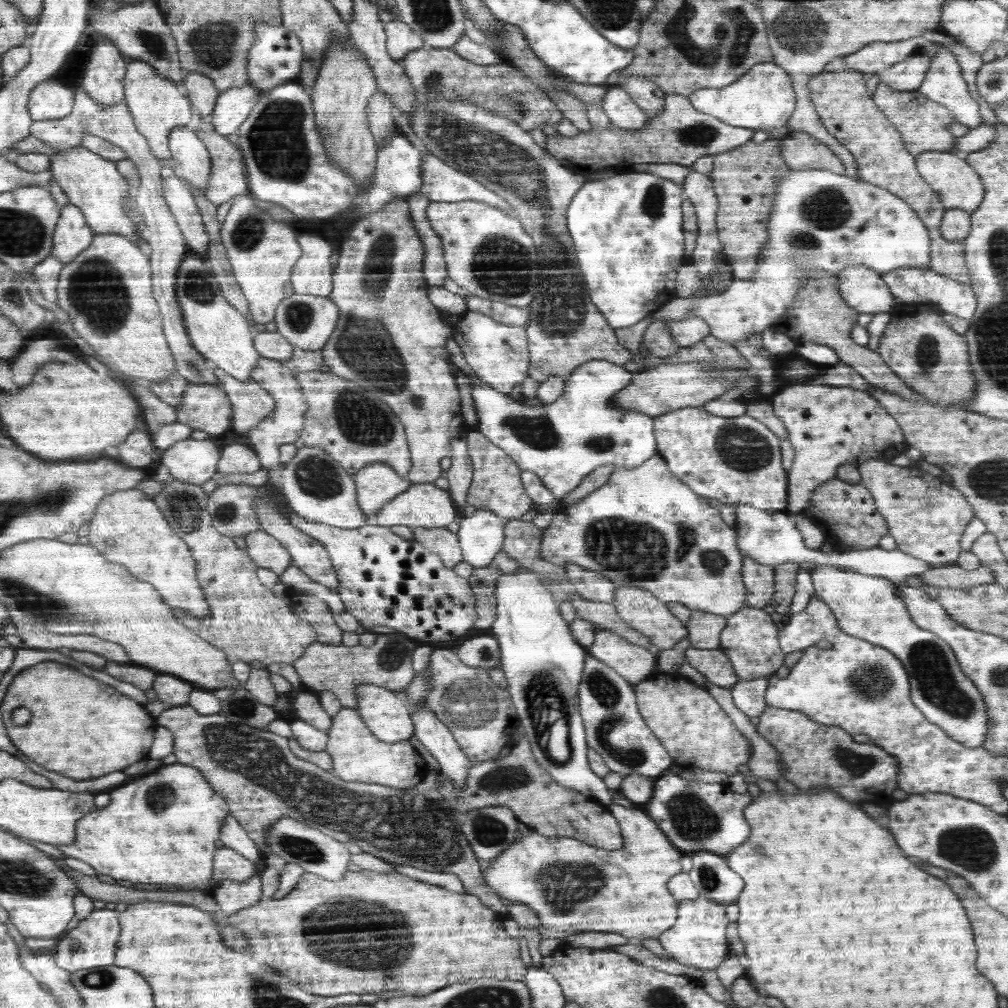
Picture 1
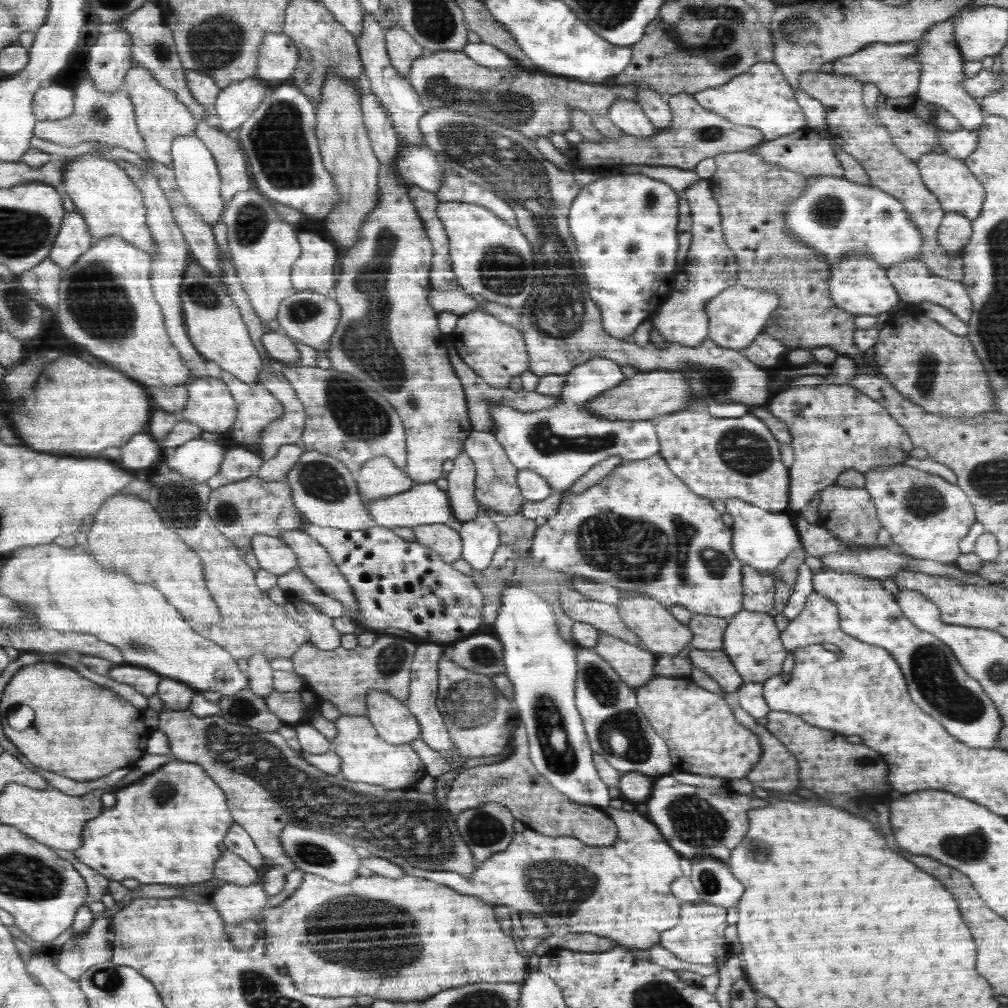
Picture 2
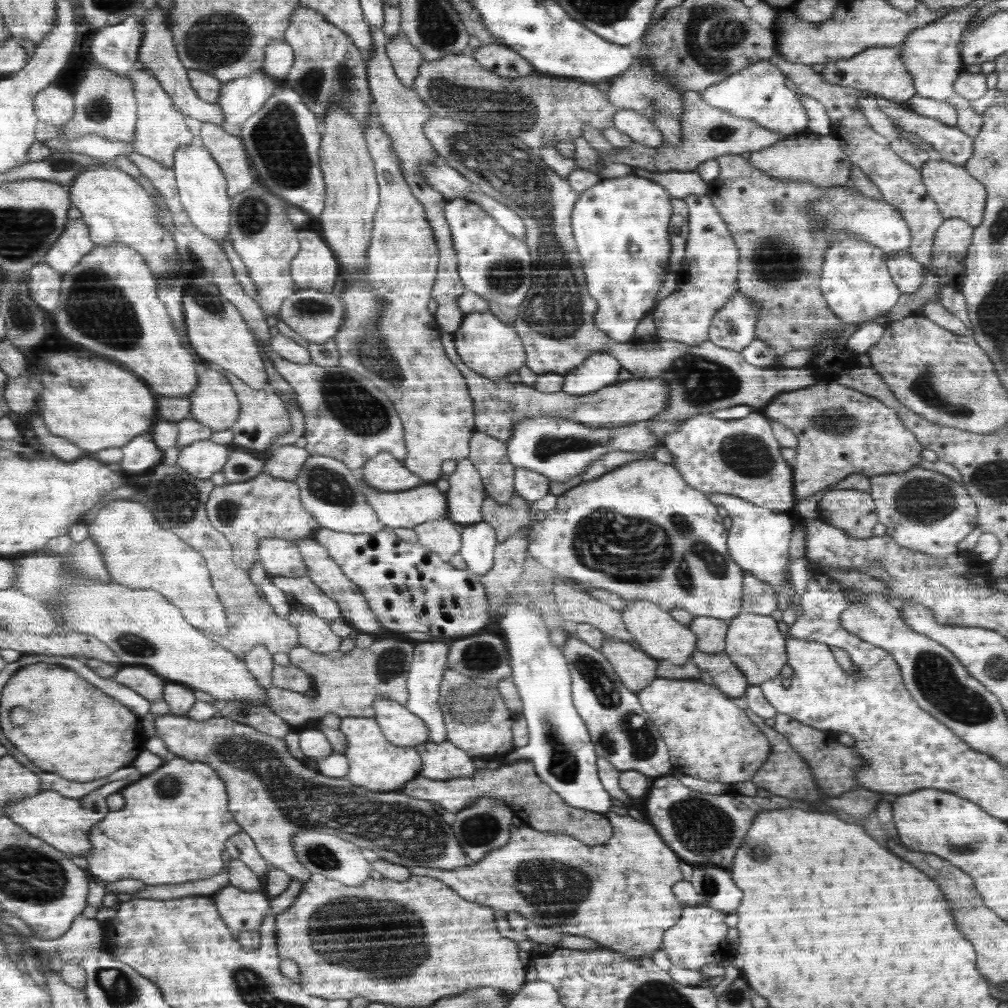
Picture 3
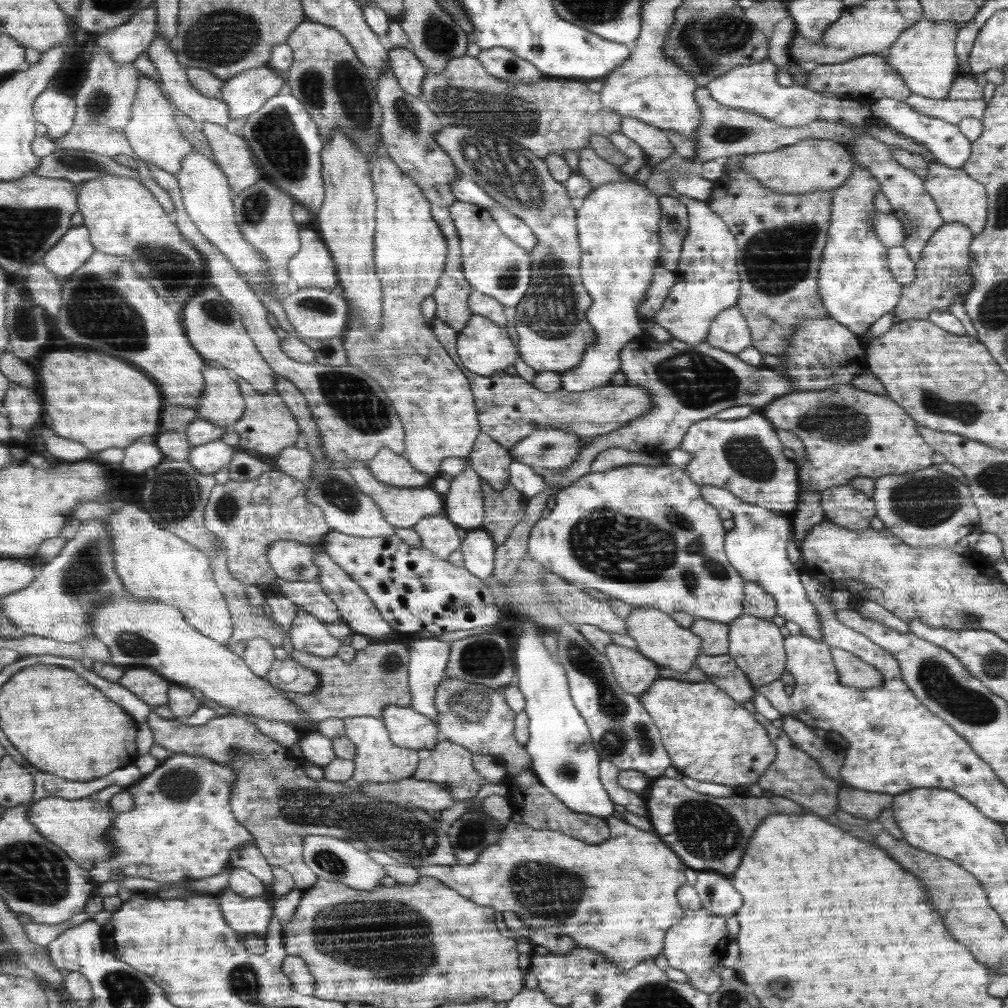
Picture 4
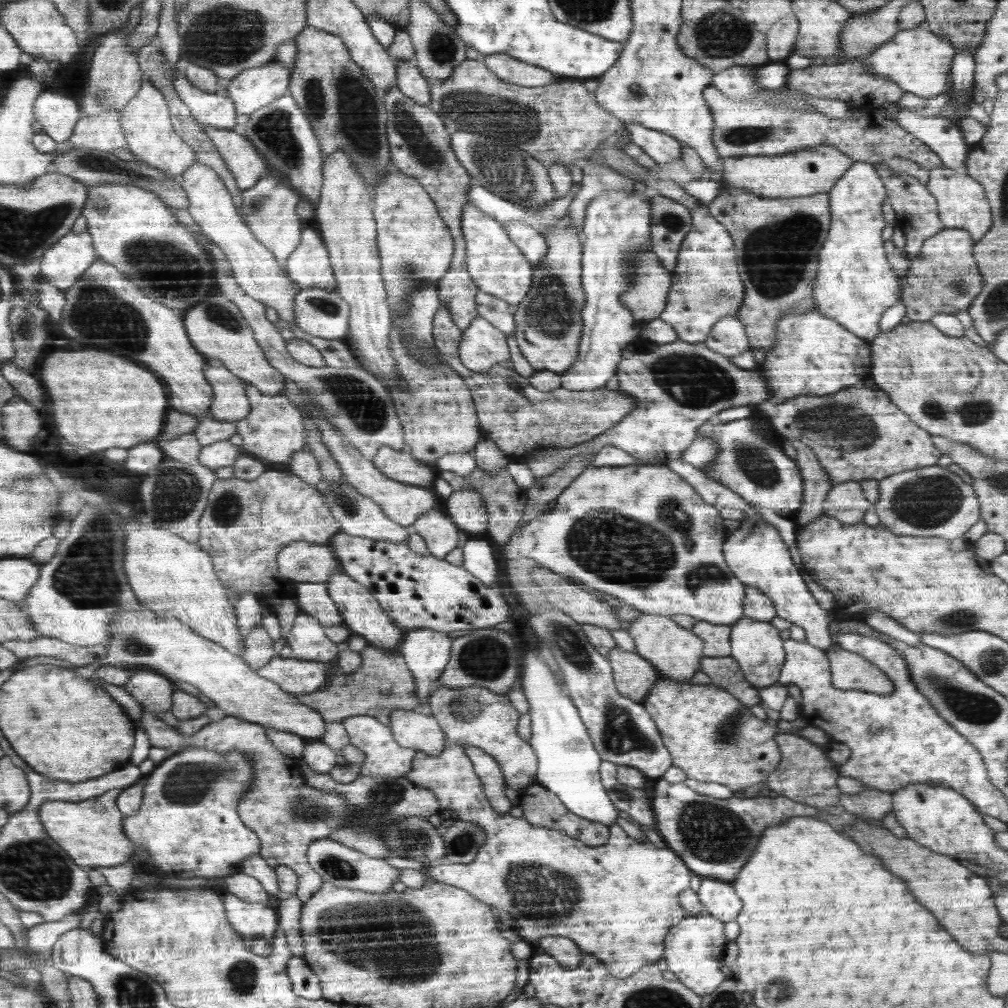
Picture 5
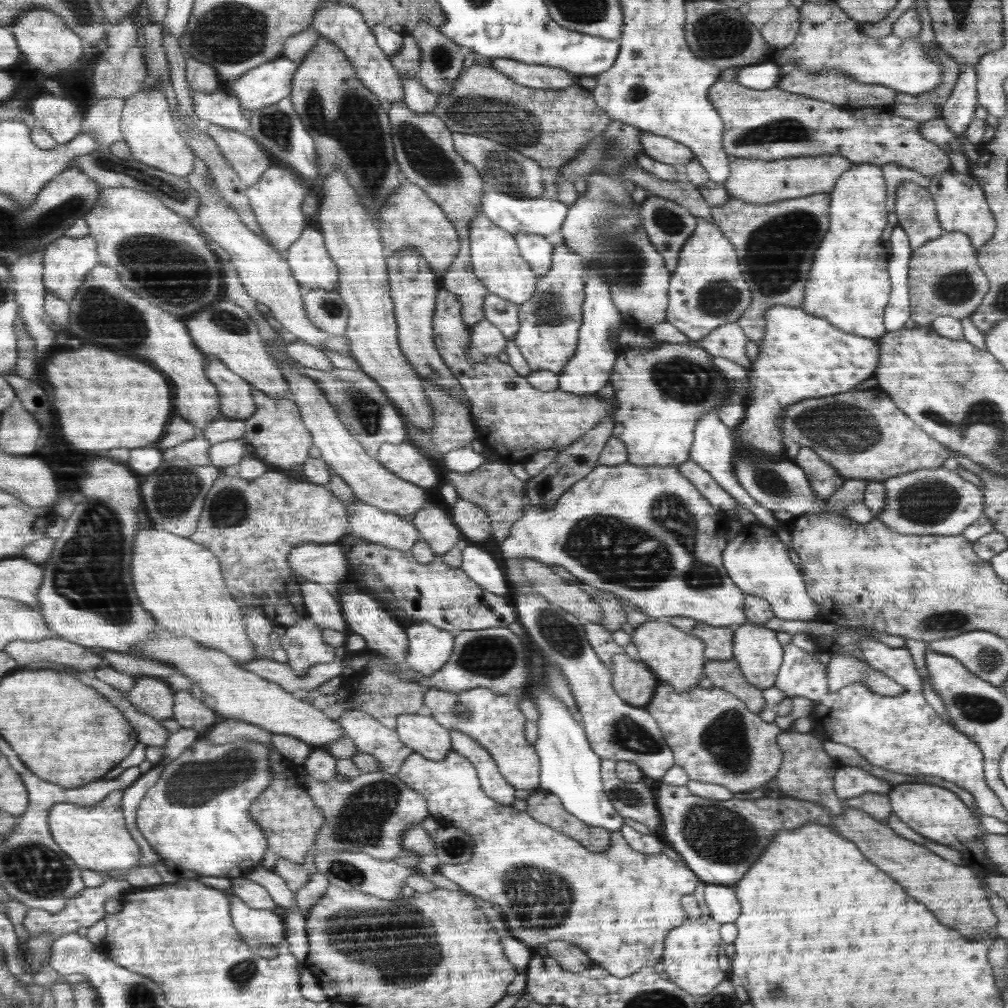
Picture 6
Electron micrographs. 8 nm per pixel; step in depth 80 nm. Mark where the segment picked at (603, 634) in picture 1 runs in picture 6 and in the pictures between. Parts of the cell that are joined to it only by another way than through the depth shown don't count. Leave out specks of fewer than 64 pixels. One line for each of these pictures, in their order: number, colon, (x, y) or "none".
2: (635, 666)
3: (636, 669)
4: (635, 673)
5: (634, 677)
6: (632, 680)

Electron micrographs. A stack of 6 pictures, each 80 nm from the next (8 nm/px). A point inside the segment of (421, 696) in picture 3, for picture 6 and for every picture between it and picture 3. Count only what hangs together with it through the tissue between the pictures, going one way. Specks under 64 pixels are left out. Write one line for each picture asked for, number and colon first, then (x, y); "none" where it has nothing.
4: (429, 656)
5: (427, 652)
6: (430, 649)

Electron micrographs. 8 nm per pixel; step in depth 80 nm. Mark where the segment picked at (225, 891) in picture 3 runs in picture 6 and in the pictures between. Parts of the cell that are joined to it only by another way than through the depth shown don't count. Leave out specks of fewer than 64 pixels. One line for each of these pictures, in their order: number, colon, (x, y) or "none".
4: (252, 915)
5: (252, 920)
6: (259, 926)

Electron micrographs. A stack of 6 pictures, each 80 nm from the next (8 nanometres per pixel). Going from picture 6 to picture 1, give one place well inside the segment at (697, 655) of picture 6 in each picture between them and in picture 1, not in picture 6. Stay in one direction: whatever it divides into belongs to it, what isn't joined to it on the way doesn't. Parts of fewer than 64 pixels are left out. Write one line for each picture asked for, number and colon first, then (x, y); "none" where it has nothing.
1: (640, 608)
2: (660, 631)
3: (661, 636)
4: (658, 636)
5: (677, 652)

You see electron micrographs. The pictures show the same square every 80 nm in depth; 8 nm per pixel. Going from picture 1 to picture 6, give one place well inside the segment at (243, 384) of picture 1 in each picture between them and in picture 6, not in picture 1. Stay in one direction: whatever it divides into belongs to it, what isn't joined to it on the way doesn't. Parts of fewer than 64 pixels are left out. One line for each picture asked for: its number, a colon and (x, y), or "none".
2: (257, 407)
3: (263, 417)
4: (267, 426)
5: (274, 429)
6: (275, 433)

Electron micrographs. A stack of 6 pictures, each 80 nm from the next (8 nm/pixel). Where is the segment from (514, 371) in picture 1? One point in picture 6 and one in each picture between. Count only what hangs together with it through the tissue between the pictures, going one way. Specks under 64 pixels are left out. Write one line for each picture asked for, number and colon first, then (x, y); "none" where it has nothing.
2: (497, 352)
3: (487, 343)
4: (484, 348)
5: (483, 346)
6: (487, 340)

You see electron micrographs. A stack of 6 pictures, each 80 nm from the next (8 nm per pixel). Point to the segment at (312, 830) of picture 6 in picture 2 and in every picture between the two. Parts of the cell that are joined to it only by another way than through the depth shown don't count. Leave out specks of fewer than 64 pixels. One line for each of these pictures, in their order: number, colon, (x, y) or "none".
2: (269, 785)
3: (274, 796)
4: (274, 798)
5: (288, 815)

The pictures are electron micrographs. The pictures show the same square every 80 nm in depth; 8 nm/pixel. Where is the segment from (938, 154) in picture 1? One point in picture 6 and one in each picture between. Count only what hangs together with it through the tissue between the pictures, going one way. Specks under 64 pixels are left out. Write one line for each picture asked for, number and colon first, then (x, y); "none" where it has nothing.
2: (958, 190)
3: (959, 195)
4: (960, 198)
5: (962, 202)
6: (961, 204)

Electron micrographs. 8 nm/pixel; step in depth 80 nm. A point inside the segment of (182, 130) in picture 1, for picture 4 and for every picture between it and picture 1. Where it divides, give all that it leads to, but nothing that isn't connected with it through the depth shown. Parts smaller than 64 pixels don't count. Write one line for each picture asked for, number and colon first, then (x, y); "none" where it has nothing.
2: (197, 169)
3: (204, 187)
4: (208, 195)

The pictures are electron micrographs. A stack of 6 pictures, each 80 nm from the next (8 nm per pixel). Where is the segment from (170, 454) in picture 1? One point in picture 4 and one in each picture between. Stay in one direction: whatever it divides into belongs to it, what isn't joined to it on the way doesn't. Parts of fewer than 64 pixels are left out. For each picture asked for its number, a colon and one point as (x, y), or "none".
2: (199, 459)
3: (203, 459)
4: (210, 458)

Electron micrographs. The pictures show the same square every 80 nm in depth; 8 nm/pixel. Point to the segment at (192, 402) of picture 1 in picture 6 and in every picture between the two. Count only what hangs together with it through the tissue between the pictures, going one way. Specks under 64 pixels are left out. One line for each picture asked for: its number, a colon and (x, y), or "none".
2: (212, 405)
3: (216, 403)
4: (223, 404)
5: (232, 403)
6: (238, 402)

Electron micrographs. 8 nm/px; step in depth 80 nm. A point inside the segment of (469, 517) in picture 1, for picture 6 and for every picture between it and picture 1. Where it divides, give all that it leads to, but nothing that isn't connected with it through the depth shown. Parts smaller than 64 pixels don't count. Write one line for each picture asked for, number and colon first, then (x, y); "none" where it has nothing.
2: (481, 536)
3: (479, 540)
4: (478, 550)
5: (478, 557)
6: (477, 562)

